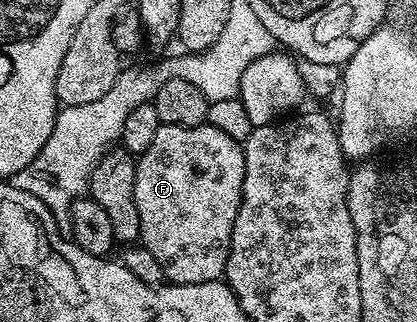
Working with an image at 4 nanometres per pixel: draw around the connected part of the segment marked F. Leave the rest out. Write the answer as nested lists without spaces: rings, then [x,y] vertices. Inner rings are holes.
[[[209,124],[200,126],[161,125],[156,136],[152,136],[152,144],[148,144],[148,148],[143,154],[137,155],[134,171],[136,172],[136,212],[140,212],[140,242],[141,245],[148,248],[148,252],[152,252],[152,256],[156,256],[156,261],[160,264],[163,275],[175,286],[219,281],[226,272],[232,228],[236,224],[236,212],[240,212],[240,204],[242,203],[242,189],[244,188],[243,143],[232,140],[232,136],[224,136],[224,132],[220,132],[220,128]]]

